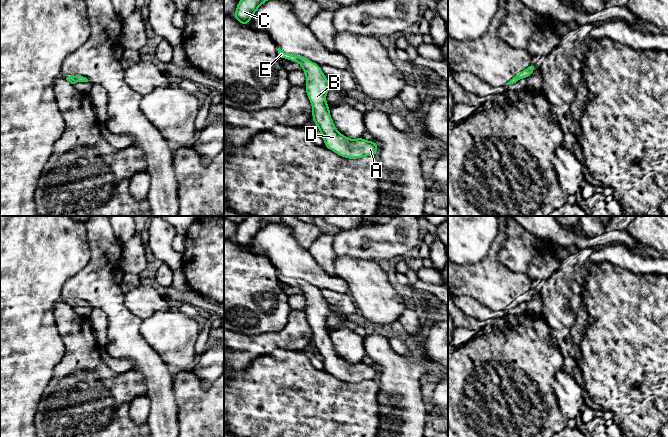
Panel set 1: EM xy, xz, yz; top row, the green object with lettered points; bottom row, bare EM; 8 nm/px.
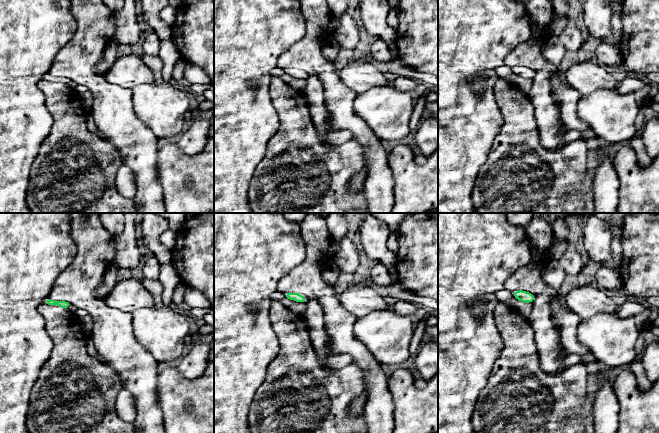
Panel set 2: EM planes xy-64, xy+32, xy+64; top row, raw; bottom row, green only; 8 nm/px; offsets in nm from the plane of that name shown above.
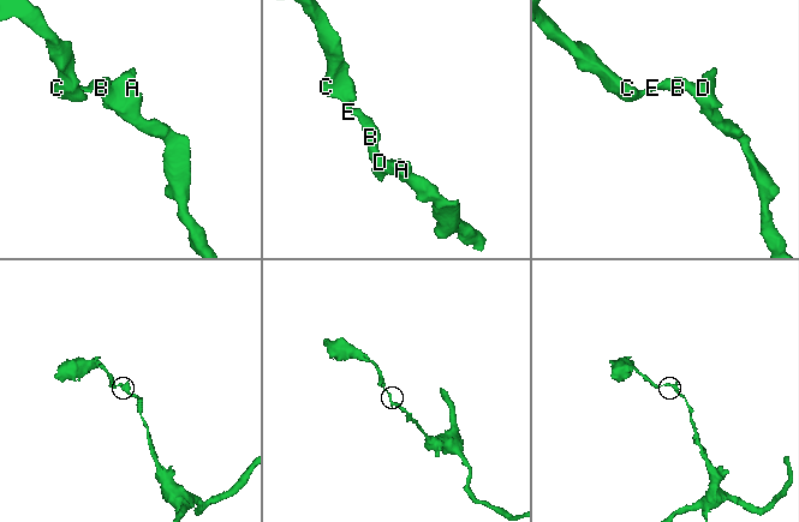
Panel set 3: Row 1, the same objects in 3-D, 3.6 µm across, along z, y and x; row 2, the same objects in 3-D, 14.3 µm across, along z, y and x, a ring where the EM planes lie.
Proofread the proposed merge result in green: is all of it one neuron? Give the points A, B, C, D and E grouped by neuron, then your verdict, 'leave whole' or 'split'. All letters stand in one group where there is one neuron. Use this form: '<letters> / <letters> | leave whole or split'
A B C D E | leave whole

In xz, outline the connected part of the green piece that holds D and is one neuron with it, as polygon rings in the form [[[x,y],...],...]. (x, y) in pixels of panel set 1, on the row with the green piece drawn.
[[[278,48],[278,54],[285,60],[298,62],[306,76],[305,89],[312,104],[312,118],[318,126],[324,139],[324,146],[347,159],[359,159],[365,156],[375,156],[378,144],[367,141],[363,137],[349,139],[335,127],[330,116],[330,108],[326,103],[326,94],[332,88],[329,80],[323,74],[321,66],[301,55],[292,55]]]

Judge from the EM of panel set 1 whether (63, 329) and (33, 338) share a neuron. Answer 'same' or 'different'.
different

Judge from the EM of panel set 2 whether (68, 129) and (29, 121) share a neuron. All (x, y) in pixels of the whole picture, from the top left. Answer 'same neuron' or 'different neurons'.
different neurons

